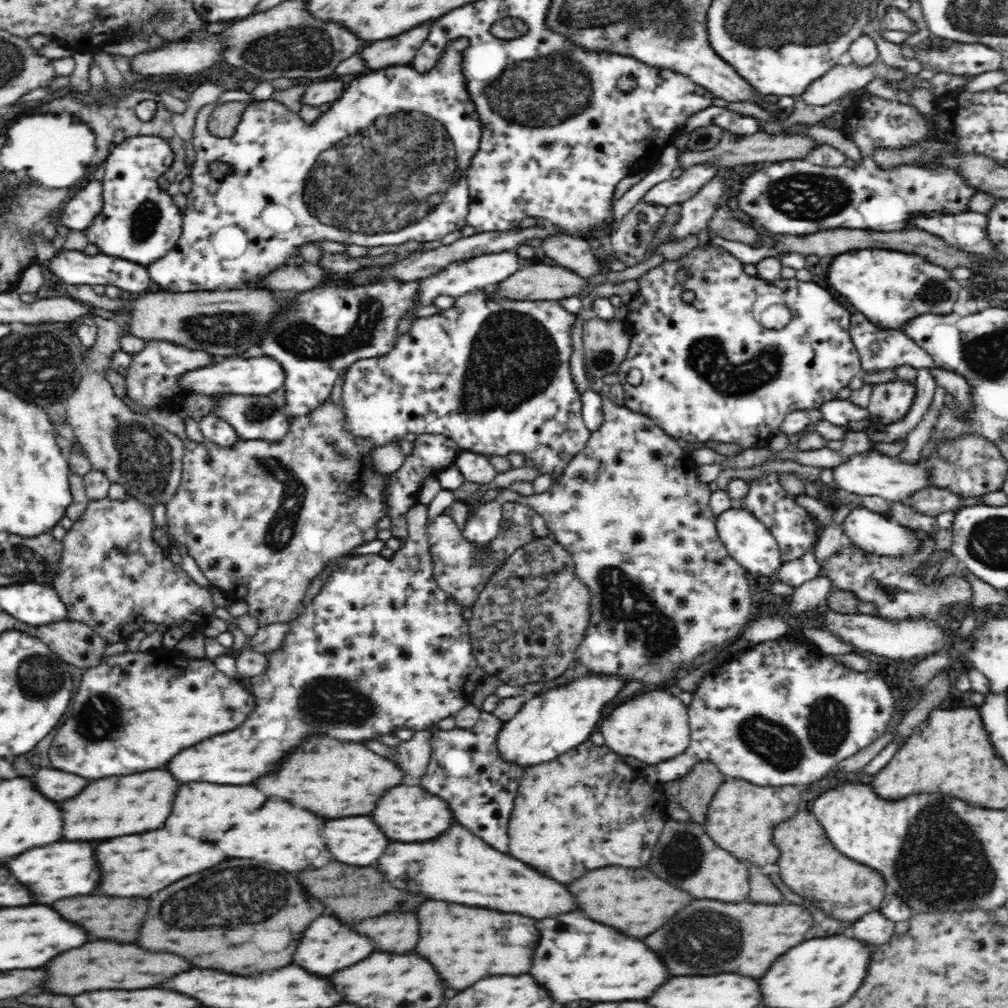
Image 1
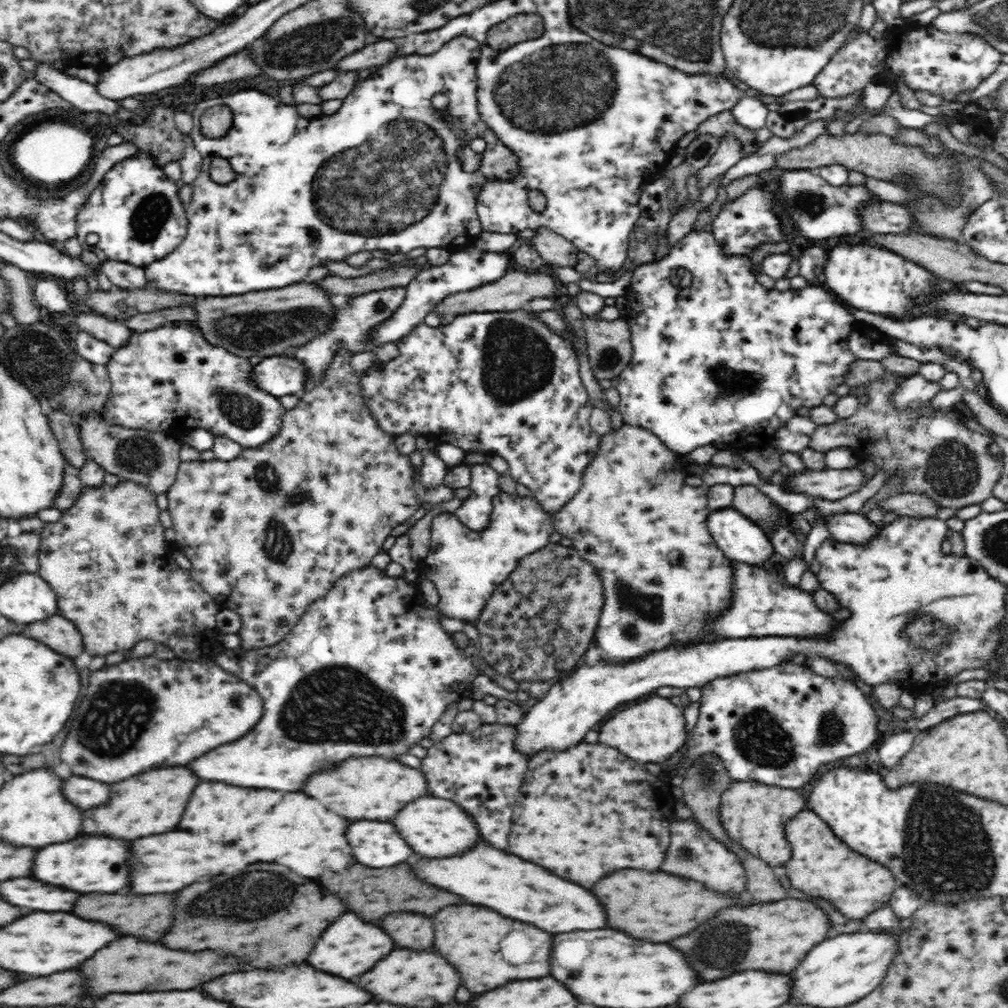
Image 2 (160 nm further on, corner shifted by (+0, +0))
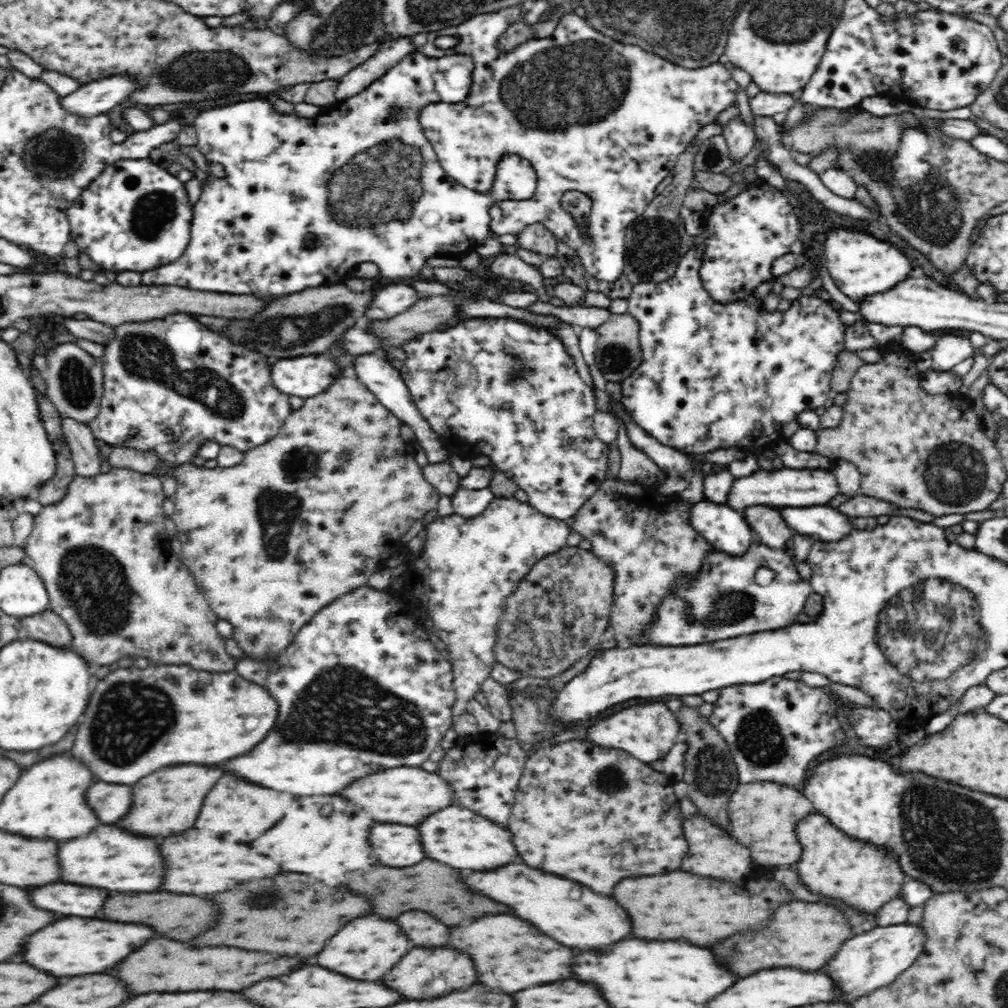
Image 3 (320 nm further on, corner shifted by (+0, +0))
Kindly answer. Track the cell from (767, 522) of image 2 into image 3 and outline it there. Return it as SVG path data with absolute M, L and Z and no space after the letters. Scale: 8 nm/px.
M749 506L748 510L744 510L744 516L749 526L754 528L757 540L776 550L784 551L793 532L777 509L766 506Z

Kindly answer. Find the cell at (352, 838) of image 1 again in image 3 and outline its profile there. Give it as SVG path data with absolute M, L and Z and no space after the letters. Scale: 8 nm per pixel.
M376 824L370 832L370 842L386 866L407 867L422 860L422 846L418 846L412 826Z

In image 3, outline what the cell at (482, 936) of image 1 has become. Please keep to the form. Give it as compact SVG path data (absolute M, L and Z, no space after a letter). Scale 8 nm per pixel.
M484 916L468 926L450 930L450 946L468 952L478 970L478 982L488 988L514 994L522 986L538 986L538 982L566 980L566 962L570 962L570 948L558 944L546 934L538 934L534 926L514 916Z

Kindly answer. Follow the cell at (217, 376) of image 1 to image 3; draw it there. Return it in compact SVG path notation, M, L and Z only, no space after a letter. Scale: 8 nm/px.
M298 355L276 362L271 382L279 392L307 399L326 390L338 377L338 365L329 355Z

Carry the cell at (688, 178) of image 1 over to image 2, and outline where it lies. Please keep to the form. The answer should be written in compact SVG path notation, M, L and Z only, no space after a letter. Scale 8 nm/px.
M733 134L725 135L720 138L718 150L710 159L709 165L697 170L694 177L699 178L699 184L704 189L714 178L718 178L739 160L742 160L746 155L743 149L743 144Z

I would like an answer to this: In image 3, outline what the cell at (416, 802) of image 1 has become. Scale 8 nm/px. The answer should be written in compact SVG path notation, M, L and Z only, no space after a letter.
M458 804L432 814L418 830L422 834L424 852L454 868L486 870L486 866L502 866L502 862L518 860L514 858L514 846L510 846L510 834L506 834L506 828Z

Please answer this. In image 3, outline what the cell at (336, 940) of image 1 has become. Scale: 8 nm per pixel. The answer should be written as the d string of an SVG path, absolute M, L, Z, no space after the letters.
M370 914L366 918L348 922L336 936L332 936L326 948L318 954L318 964L356 980L376 982L382 978L382 974L386 974L386 970L390 970L390 966L394 966L394 962L398 962L398 958L402 958L402 954L406 954L406 950L412 948L414 946L410 946L410 942L398 934L398 926L394 926L394 922L382 920L378 914Z

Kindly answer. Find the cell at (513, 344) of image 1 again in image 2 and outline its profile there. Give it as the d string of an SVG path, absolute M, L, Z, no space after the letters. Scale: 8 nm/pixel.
M482 311L474 314L458 315L452 324L431 328L424 323L418 324L407 336L400 338L396 342L400 348L400 356L388 364L382 366L380 372L376 372L376 366L370 368L368 376L362 378L362 397L365 398L366 405L369 406L370 413L379 424L379 428L387 434L400 436L402 433L412 433L416 437L419 435L433 439L437 444L450 444L460 448L467 453L481 452L486 455L498 455L504 458L508 464L508 473L515 482L520 482L527 486L532 497L538 501L538 505L552 515L560 510L576 494L582 484L582 474L586 466L593 461L599 450L599 442L602 436L591 428L589 418L593 403L589 399L588 391L582 384L579 374L579 363L576 360L576 350L567 343L561 335L551 331L550 326L538 322L538 319L530 318L524 311Z

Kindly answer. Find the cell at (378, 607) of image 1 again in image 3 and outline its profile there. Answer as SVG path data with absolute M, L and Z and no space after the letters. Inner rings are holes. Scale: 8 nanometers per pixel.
M362 585L322 607L277 659L262 662L246 657L237 660L237 673L263 686L277 702L278 722L266 740L250 754L224 764L226 772L296 796L334 796L334 790L342 790L350 778L358 778L358 774L366 774L366 770L382 770L382 766L422 768L432 752L442 748L445 734L453 728L451 708L457 699L452 682L453 666L444 658L428 656L436 652L436 646L426 632L412 626L408 618L400 620L392 616L390 600L390 592ZM336 750L342 758L328 758Z

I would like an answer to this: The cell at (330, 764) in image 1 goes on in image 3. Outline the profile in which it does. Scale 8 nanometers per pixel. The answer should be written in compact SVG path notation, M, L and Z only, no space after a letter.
M398 766L390 770L382 770L370 774L362 780L350 784L340 796L356 802L362 810L366 810L376 822L402 822L406 826L414 826L422 814L430 814L430 810L438 810L438 806L456 805L454 788L438 773L424 771L420 767Z

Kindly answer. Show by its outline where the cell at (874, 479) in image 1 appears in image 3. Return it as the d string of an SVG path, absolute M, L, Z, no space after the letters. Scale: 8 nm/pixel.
M784 466L782 470L756 472L752 476L734 480L726 504L732 506L734 510L744 510L744 508L748 508L752 504L754 506L756 504L762 504L762 506L772 507L778 510L786 507L826 505L827 502L830 502L830 498L834 498L838 493L838 483L836 483L836 477L832 470L796 470Z

